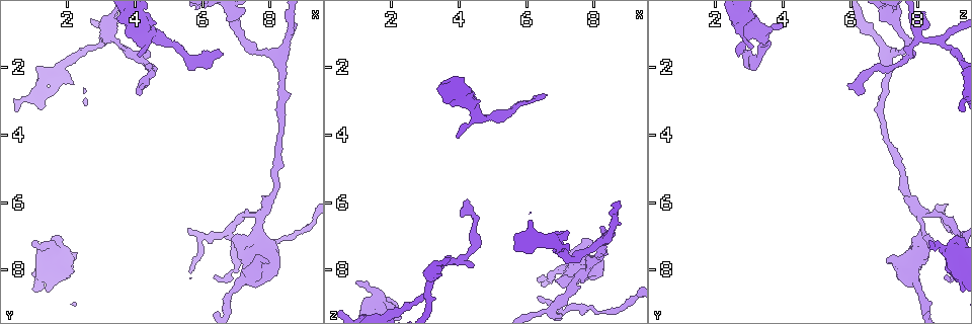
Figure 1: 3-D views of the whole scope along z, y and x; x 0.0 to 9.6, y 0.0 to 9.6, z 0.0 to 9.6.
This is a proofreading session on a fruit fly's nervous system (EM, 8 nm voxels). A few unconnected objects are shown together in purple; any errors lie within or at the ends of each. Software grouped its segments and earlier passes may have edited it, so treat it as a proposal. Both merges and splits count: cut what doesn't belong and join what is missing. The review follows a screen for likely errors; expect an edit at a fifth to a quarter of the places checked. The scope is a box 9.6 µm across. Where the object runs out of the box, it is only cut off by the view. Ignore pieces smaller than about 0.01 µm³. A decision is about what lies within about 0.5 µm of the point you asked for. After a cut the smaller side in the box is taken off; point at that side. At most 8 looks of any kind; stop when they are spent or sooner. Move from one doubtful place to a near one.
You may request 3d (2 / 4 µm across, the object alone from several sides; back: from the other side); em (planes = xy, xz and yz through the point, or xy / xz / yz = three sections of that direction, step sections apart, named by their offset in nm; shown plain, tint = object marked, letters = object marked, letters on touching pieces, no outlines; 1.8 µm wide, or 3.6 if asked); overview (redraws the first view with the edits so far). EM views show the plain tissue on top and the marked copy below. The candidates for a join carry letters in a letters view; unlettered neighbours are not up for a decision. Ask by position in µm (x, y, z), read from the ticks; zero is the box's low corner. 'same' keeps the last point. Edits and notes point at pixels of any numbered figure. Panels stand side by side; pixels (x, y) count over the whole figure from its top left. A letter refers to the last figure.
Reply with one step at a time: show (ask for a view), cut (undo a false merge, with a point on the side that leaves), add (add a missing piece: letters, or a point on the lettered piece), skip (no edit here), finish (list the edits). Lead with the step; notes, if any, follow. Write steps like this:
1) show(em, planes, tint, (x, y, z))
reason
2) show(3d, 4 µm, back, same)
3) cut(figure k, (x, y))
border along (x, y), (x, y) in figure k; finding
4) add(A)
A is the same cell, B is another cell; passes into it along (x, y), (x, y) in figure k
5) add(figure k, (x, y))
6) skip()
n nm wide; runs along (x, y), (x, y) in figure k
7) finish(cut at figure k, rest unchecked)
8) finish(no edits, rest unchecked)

show(em, yz, step 16, tint, (1.05, 7.10, 8.30))
branch stops here

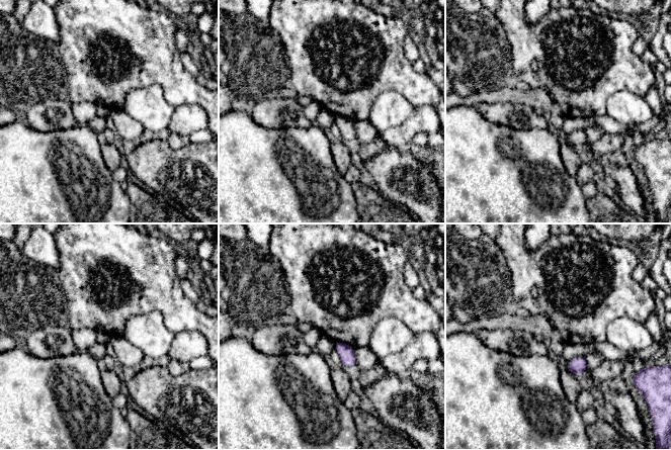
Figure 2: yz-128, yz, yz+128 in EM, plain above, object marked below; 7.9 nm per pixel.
show(em, planes, letters, same)
cut it another way

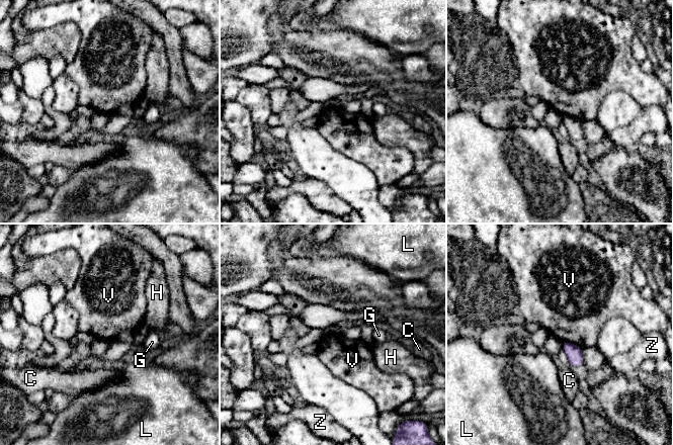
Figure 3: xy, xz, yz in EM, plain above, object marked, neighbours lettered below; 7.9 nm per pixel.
skip()
120 nm wide; C, G, H, L, V and Z are other cells; border along (563, 341), (569, 341), (580, 347) in figure 3; no lettered piece goes on from it

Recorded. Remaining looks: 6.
show(3d, 4 µm, (5.75, 2.05, 3.00))
free end

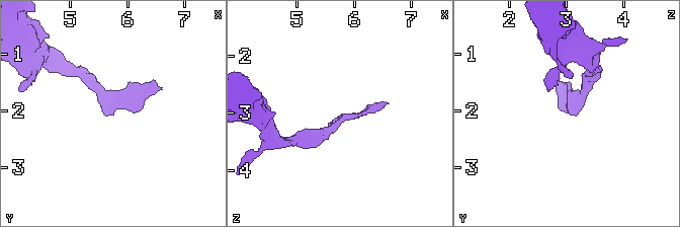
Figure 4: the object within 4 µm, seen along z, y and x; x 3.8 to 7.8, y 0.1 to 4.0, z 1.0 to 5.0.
show(em, xz, step 8, tint, (5.80, 2.05, 3.05))

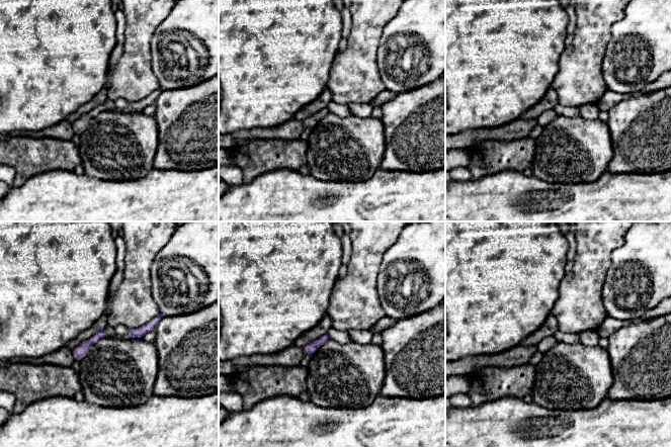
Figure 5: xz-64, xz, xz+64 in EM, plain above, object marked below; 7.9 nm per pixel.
show(em, planes, letters, same)

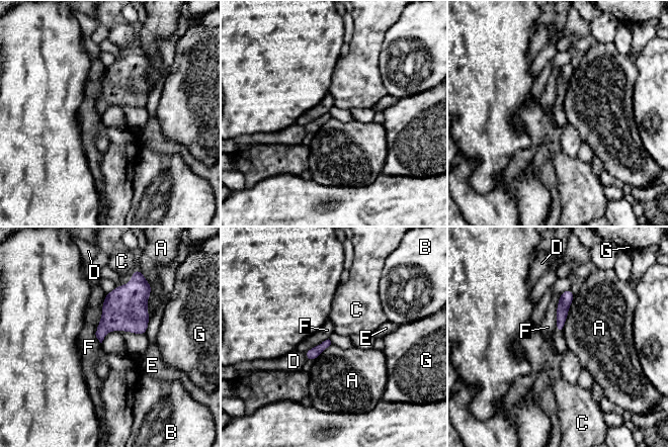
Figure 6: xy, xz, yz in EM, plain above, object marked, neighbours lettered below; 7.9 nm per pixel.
skip()
F touches over 400 nm; A, B, C, D, E, F and G are other cells; runs along (569, 292), (562, 309), (559, 329) in figure 6; none of them fits

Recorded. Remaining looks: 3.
show(em, planes, letters, (3.90, 0.75, 4.05))
branch stops here

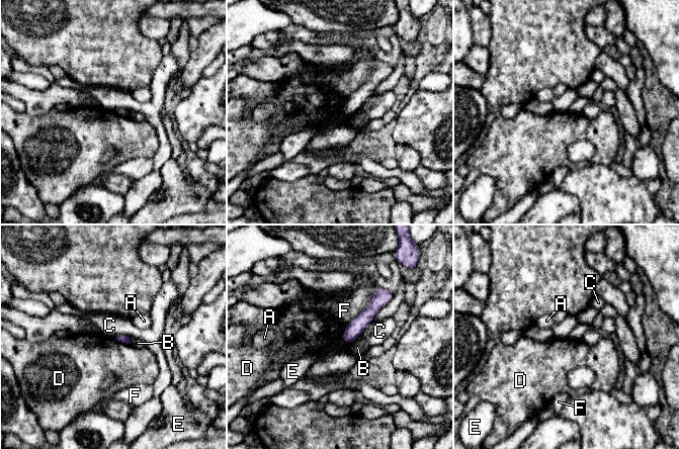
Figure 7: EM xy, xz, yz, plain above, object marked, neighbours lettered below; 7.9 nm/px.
skip()
A, B, C, D, E and F are other cells; border along (114, 338), (130, 344) in figure 7; none of them fits

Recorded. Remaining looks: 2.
finish(no edits, rest unchecked)

